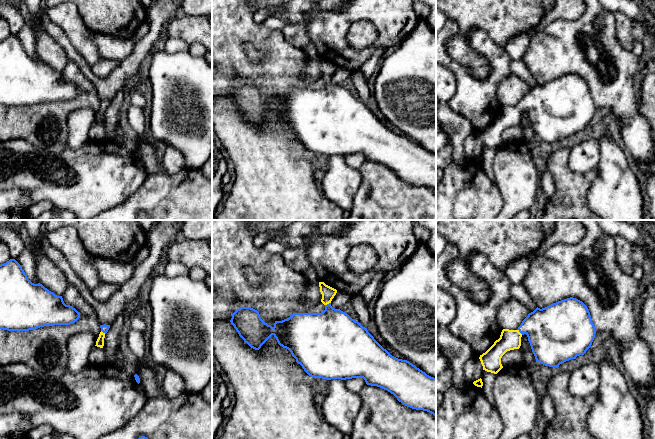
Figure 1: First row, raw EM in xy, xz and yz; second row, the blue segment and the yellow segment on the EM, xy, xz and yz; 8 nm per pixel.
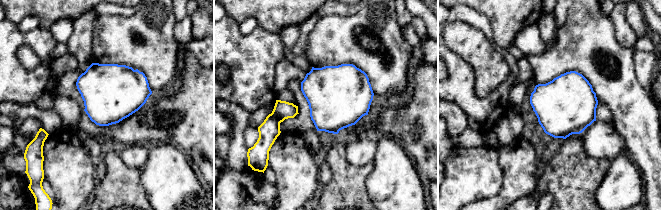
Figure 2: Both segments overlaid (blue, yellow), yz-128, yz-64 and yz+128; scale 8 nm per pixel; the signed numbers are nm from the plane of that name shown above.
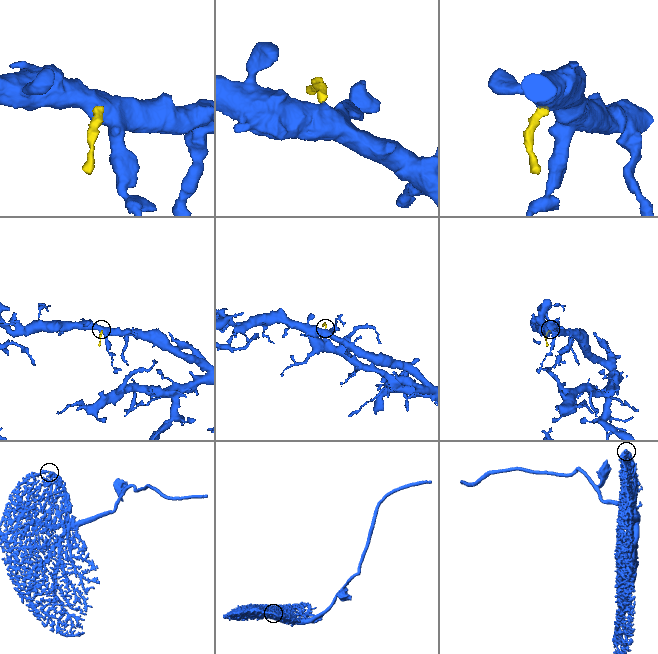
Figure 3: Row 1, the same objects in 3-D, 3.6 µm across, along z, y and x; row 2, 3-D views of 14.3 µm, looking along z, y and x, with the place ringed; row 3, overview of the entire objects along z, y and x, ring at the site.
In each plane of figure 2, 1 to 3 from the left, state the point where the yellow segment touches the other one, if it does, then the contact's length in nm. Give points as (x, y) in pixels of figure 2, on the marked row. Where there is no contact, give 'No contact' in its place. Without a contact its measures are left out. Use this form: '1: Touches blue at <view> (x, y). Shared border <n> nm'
1: No contact
2: No contact
3: No contact

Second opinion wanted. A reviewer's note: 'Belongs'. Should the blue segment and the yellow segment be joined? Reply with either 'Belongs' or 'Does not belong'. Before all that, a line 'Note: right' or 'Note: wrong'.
Note: right
Belongs

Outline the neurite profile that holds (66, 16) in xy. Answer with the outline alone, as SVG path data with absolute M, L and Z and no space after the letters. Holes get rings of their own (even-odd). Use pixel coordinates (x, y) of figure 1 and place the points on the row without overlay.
M66 2L46 7L44 11L49 19L65 32L71 44L88 64L92 65L101 59L92 41L93 32L82 20L74 3Z

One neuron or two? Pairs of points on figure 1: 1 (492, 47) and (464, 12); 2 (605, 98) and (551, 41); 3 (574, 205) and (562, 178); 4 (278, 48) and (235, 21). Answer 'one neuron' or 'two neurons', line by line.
1: two neurons
2: one neuron
3: one neuron
4: one neuron

